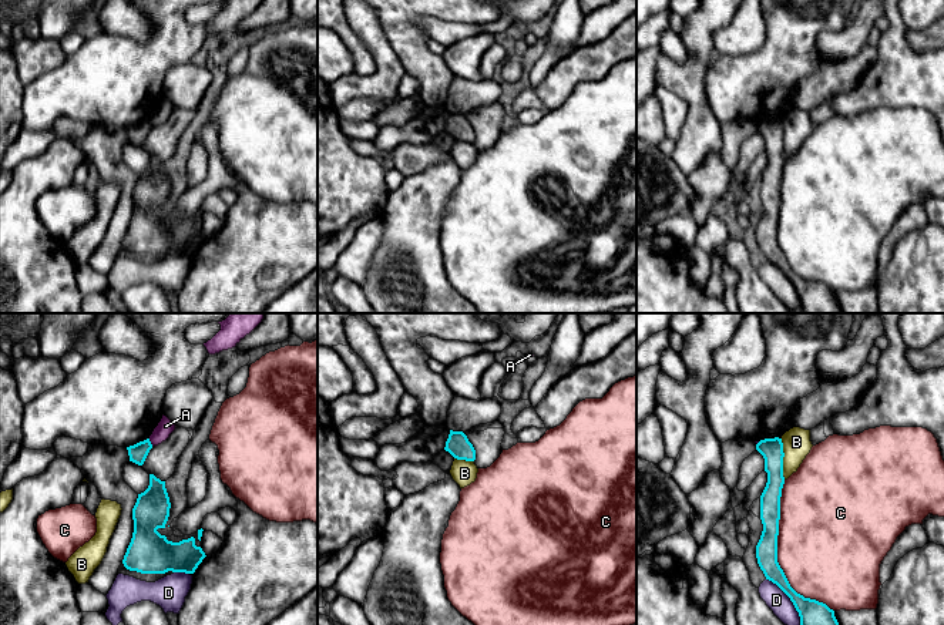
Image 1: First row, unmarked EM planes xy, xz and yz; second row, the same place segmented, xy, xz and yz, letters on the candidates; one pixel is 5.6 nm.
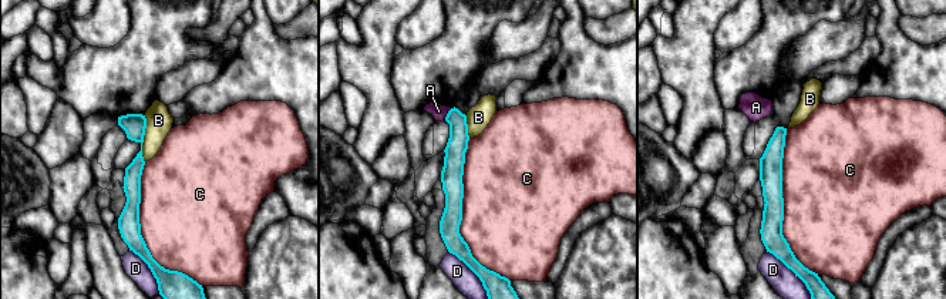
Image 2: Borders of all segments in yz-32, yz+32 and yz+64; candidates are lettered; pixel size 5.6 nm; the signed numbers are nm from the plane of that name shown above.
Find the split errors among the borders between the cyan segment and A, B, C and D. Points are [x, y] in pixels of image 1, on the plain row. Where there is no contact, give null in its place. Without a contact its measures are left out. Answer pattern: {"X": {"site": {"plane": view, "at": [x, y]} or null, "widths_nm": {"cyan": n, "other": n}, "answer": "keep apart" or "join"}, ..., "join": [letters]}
{"A": {"site": {"plane": "xy", "at": [150, 124]}, "widths_nm": {"cyan": 100, "other": 90}, "answer": "keep apart"}, "B": {"site": {"plane": "yz", "at": [782, 140]}, "widths_nm": {"cyan": 130, "other": 160}, "answer": "keep apart"}, "C": {"site": {"plane": "yz", "at": [776, 235]}, "widths_nm": {"cyan": 130, "other": 480}, "answer": "keep apart"}, "D": {"site": {"plane": "yz", "at": [790, 281]}, "widths_nm": {"cyan": 200, "other": 120}, "answer": "keep apart"}, "join": []}

